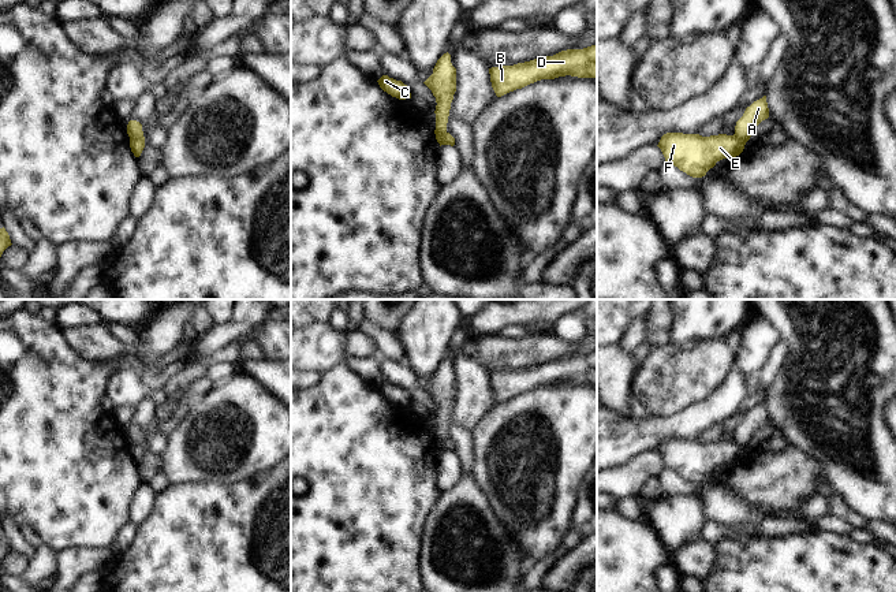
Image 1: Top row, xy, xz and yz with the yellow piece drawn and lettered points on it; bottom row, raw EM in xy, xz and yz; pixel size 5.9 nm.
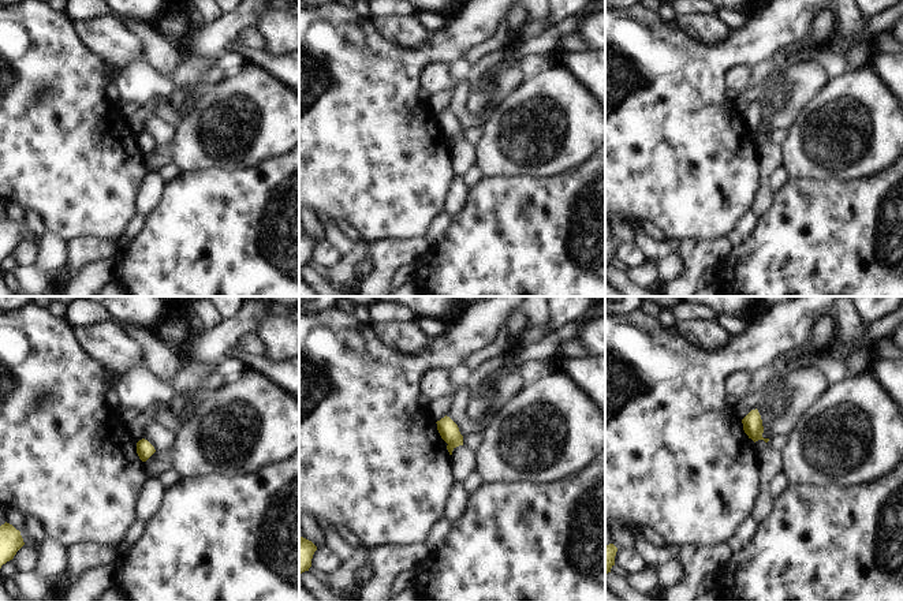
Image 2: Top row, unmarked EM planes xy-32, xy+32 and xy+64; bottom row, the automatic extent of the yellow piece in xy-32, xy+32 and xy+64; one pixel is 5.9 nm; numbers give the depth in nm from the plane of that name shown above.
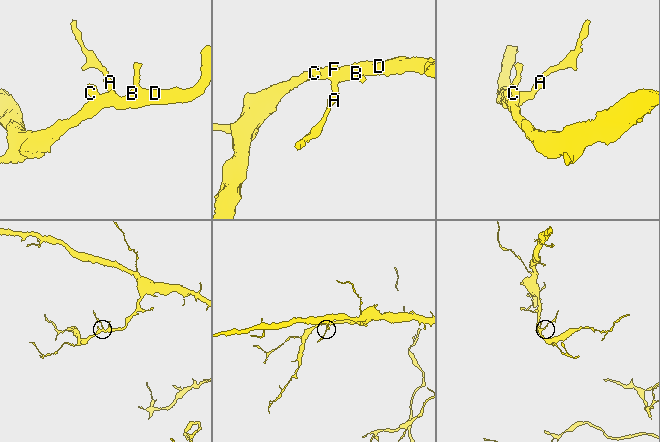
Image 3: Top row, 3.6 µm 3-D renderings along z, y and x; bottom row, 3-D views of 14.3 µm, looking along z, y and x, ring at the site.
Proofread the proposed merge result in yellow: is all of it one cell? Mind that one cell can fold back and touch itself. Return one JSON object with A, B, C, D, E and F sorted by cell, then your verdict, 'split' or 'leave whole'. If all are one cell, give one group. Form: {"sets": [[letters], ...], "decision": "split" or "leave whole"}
{"sets": [["A"], ["B", "C", "D", "E", "F"]], "decision": "split"}

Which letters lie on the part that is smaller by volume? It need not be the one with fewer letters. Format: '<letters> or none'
A

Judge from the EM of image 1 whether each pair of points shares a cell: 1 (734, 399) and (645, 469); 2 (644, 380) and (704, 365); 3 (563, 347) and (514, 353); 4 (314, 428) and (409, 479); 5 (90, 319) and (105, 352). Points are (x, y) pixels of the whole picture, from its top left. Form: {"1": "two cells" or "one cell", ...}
{"1": "two cells", "2": "one cell", "3": "one cell", "4": "one cell", "5": "two cells"}

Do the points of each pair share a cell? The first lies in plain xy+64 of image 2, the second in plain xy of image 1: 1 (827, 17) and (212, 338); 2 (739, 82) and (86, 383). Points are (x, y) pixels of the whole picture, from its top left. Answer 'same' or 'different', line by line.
1: different
2: different

